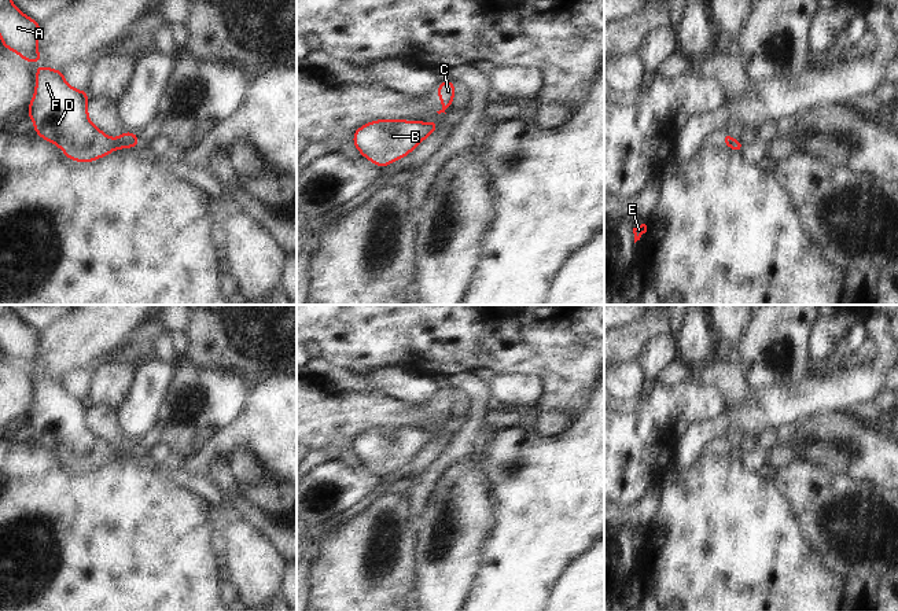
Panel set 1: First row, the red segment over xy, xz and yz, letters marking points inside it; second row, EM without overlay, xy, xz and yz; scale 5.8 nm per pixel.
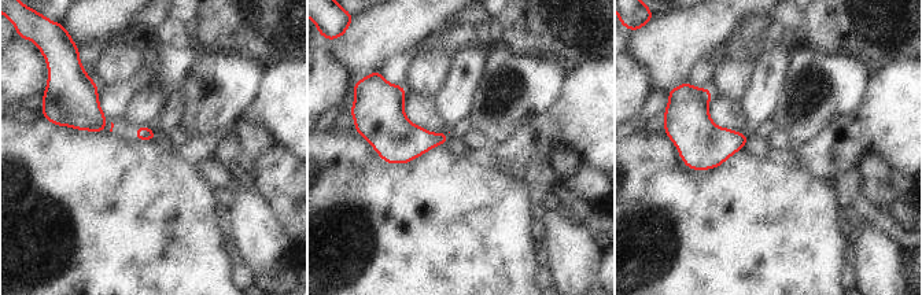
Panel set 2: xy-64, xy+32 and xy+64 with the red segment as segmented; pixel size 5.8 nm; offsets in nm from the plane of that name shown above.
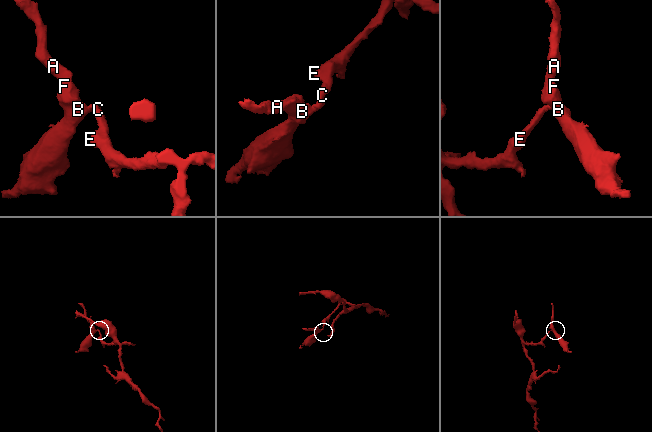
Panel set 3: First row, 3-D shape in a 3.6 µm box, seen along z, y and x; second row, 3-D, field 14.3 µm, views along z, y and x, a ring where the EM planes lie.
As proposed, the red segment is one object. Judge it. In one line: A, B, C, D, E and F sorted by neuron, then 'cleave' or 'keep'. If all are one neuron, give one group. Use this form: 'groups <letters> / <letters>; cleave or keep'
groups A B D F / C E; cleave

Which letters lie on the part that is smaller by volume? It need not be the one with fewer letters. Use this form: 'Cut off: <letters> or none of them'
Cut off: A, B, D, F.

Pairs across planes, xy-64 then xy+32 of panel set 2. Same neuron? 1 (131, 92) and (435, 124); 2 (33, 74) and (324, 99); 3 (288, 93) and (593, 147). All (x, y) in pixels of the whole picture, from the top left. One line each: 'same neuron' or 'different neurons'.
1: same neuron
2: same neuron
3: same neuron

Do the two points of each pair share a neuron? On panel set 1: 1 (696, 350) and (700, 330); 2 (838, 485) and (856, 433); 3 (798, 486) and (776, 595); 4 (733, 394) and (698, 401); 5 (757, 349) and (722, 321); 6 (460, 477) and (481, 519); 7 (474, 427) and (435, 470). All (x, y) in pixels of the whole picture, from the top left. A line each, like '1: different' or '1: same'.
1: same
2: different
3: different
4: different
5: different
6: same
7: same

